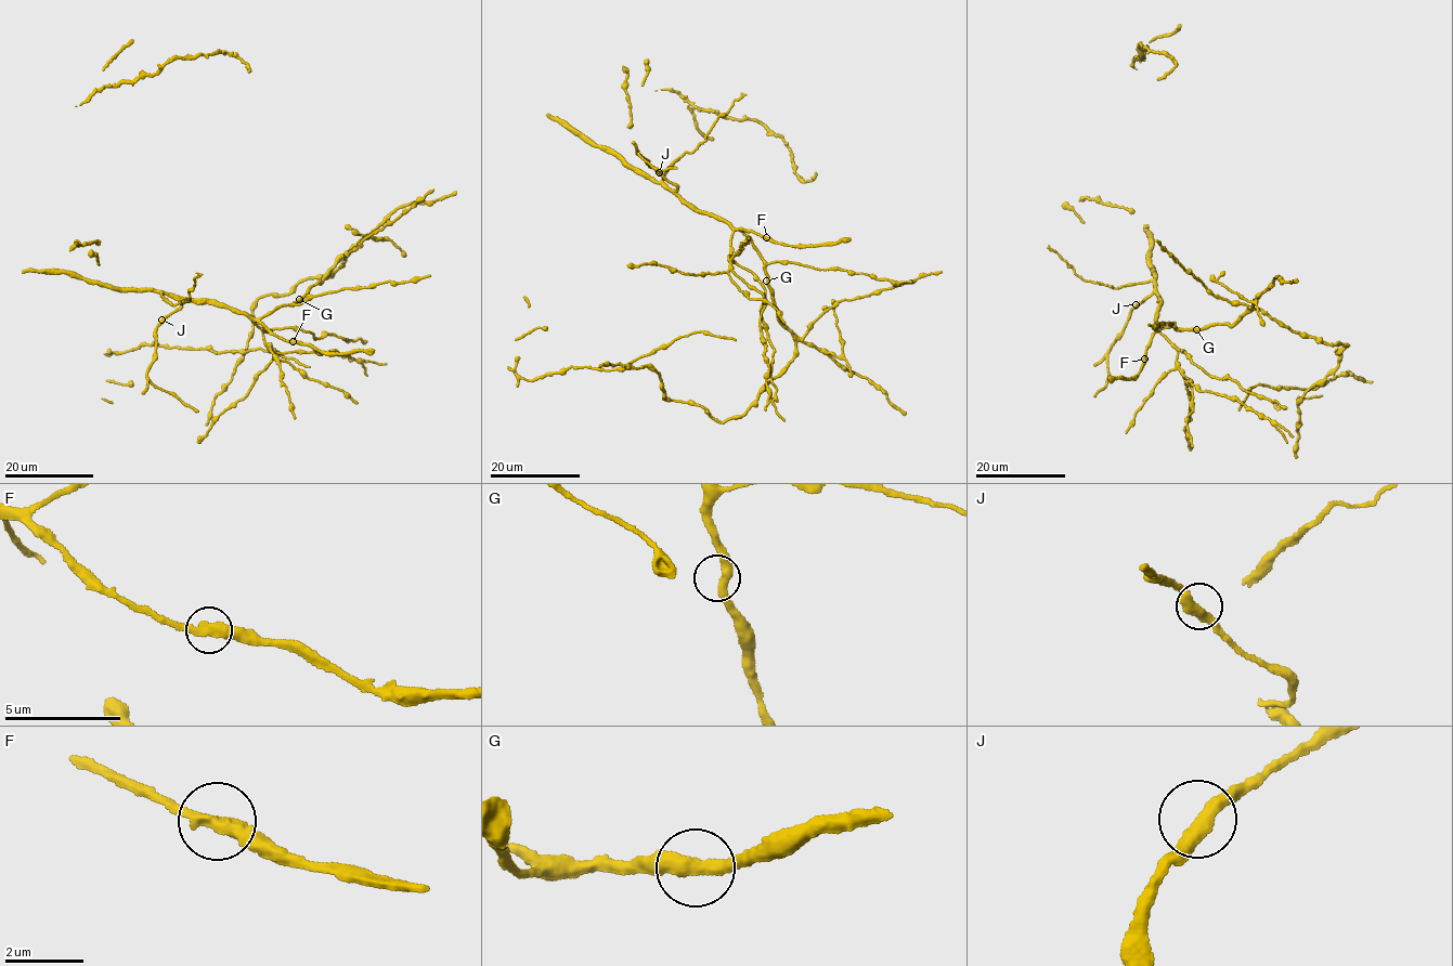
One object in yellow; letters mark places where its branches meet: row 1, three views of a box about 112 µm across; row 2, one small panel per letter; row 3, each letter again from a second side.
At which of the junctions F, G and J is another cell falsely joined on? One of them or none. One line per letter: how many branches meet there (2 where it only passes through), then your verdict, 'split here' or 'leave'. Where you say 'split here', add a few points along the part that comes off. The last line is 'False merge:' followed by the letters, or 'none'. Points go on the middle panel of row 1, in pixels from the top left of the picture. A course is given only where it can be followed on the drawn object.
F: branches 2; leave
G: branches 2; leave
J: branches 2; leave
False merge: none

